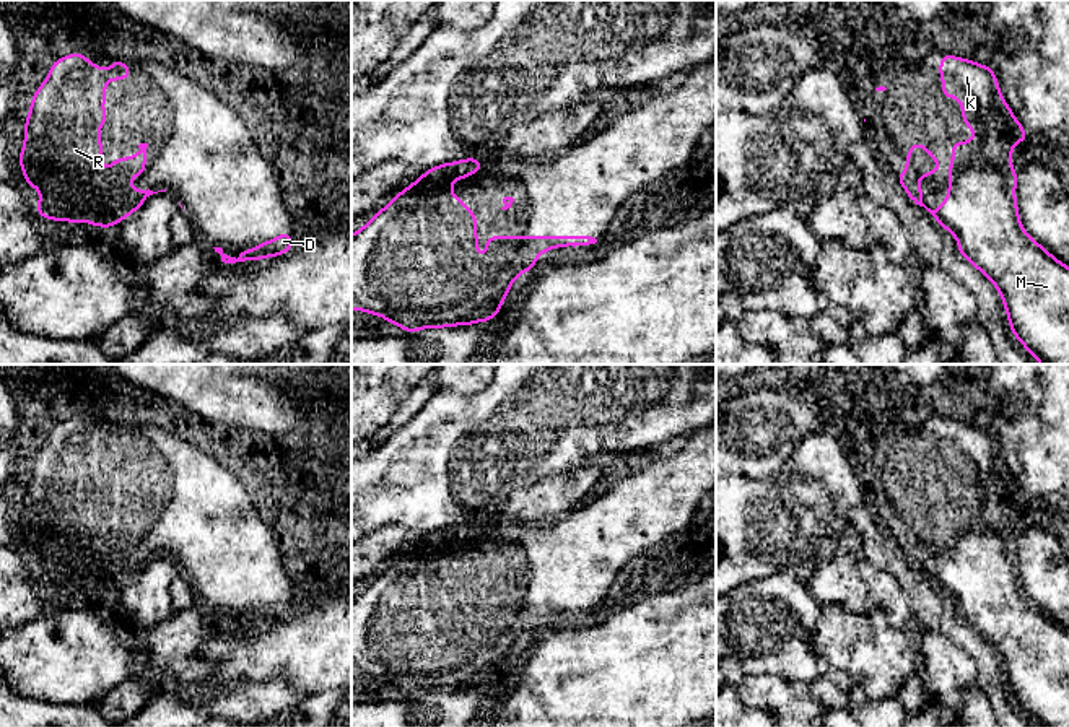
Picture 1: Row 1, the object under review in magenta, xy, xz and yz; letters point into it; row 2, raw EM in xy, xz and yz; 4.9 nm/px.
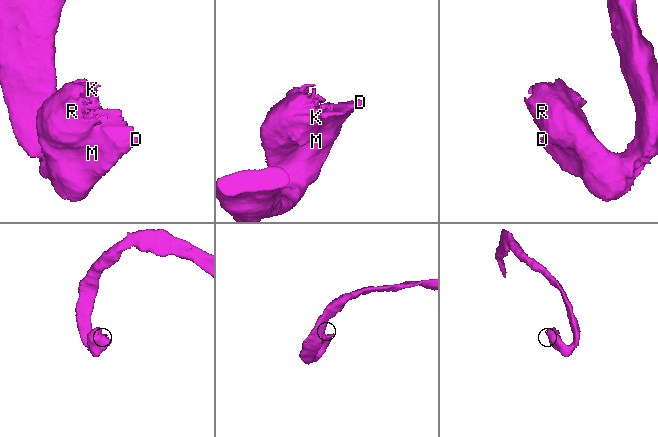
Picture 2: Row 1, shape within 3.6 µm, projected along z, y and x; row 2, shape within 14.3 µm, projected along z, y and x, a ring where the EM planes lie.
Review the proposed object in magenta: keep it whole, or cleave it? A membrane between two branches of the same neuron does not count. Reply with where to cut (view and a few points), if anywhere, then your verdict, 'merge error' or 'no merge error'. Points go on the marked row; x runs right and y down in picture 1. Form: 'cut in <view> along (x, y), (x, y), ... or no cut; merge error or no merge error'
no cut; no merge error

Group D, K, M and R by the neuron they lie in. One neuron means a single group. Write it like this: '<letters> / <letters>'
D K M R

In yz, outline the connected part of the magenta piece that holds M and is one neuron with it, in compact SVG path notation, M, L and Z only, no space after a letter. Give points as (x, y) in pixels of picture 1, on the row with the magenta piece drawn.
M942 54L939 73L944 83L942 98L962 102L965 127L975 130L975 140L952 143L952 166L947 171L950 185L937 210L923 203L924 194L918 182L921 176L936 176L940 168L926 143L916 141L910 146L906 174L898 171L895 176L908 197L955 236L958 252L993 281L1007 311L1010 330L1030 356L1041 364L1069 364L1069 267L1027 234L1015 203L1017 171L1010 164L1012 146L1030 137L999 93L991 67Z

